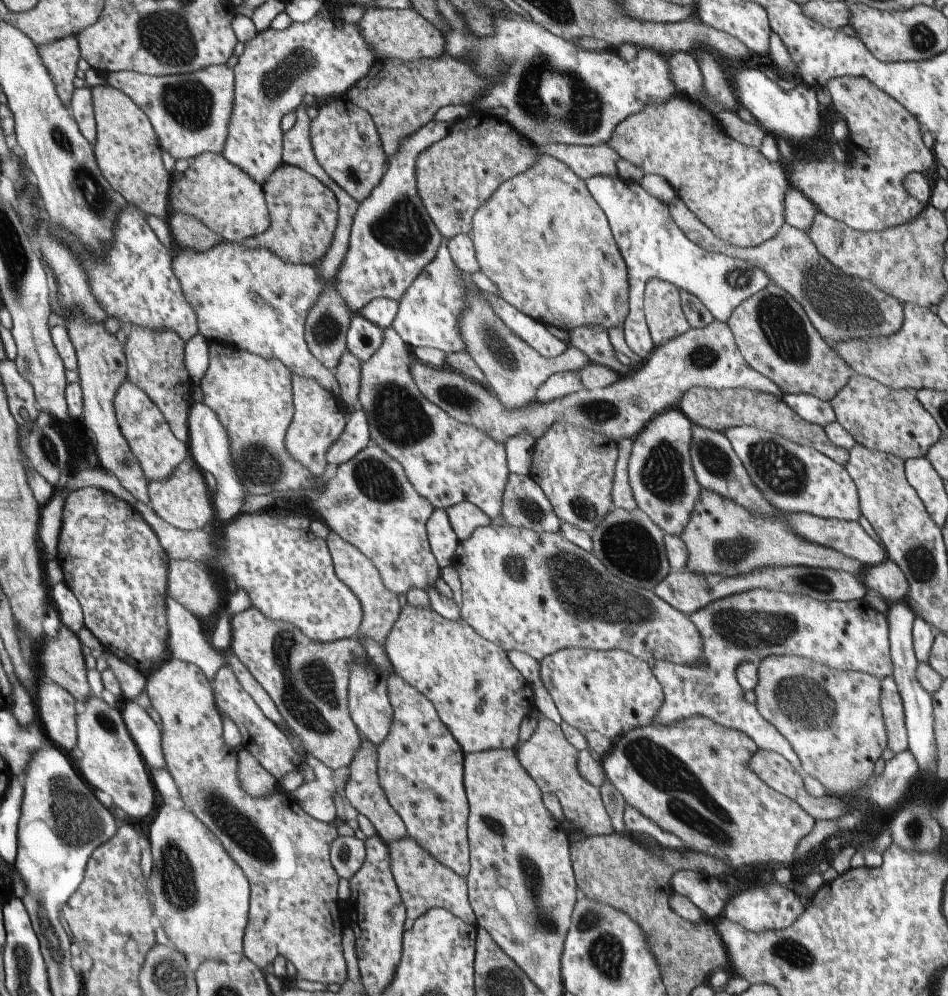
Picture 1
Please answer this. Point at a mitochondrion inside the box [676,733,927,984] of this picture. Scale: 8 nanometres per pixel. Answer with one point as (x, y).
(793, 952)

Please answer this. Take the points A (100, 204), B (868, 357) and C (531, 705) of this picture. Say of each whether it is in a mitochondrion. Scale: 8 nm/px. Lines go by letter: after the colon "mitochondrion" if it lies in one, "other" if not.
A: mitochondrion
B: mitochondrion
C: other

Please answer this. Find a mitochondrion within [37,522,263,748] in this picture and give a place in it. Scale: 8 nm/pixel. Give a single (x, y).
(103, 717)

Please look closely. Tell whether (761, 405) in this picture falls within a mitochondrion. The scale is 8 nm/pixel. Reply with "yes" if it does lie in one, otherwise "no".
no

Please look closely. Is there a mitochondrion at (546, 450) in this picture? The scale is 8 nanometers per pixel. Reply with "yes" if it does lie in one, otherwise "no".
no

